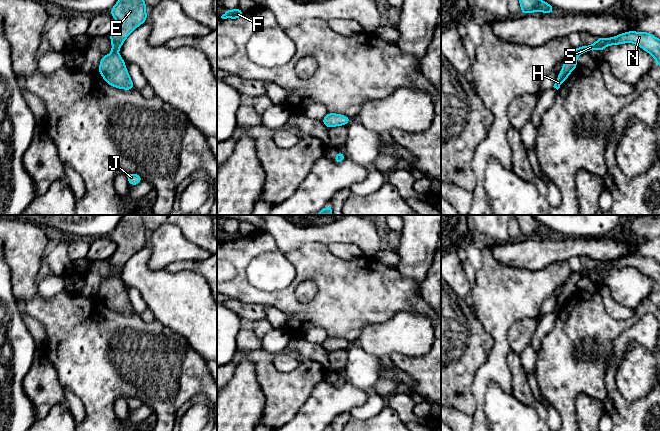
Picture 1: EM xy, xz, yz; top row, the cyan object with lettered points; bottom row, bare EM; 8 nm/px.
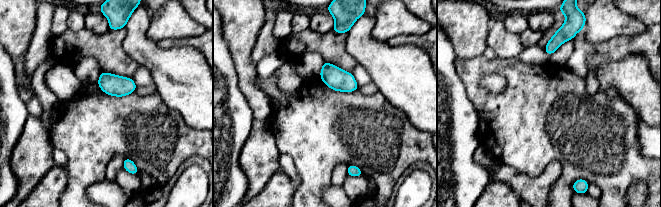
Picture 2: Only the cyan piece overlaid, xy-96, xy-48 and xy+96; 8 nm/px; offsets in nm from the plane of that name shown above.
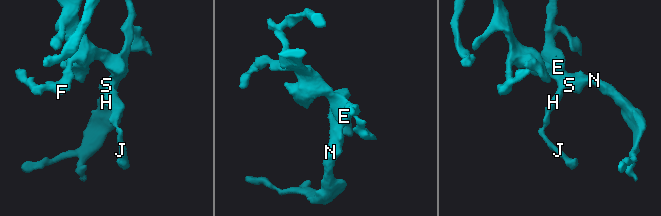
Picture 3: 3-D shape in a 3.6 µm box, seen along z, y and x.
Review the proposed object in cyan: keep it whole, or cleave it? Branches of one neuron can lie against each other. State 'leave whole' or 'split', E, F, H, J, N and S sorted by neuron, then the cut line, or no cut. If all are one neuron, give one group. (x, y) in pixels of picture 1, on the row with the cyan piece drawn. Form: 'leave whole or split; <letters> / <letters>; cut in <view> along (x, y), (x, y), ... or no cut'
leave whole; E F H J N S; no cut

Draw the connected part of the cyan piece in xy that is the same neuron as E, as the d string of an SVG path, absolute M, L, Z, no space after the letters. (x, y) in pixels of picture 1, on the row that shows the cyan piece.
M118 0L109 12L117 22L109 35L111 54L102 56L97 71L110 86L124 90L135 87L125 66L126 62L117 52L125 39L147 21L146 8L144 0Z

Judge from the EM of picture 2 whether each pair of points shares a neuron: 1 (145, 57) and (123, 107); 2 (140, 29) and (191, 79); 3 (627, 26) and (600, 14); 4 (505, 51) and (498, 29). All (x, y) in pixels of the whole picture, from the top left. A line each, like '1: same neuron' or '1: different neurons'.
1: different neurons
2: same neuron
3: same neuron
4: same neuron

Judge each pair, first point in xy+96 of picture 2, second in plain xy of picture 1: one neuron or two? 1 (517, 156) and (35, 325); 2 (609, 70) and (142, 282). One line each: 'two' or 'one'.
1: two
2: one

